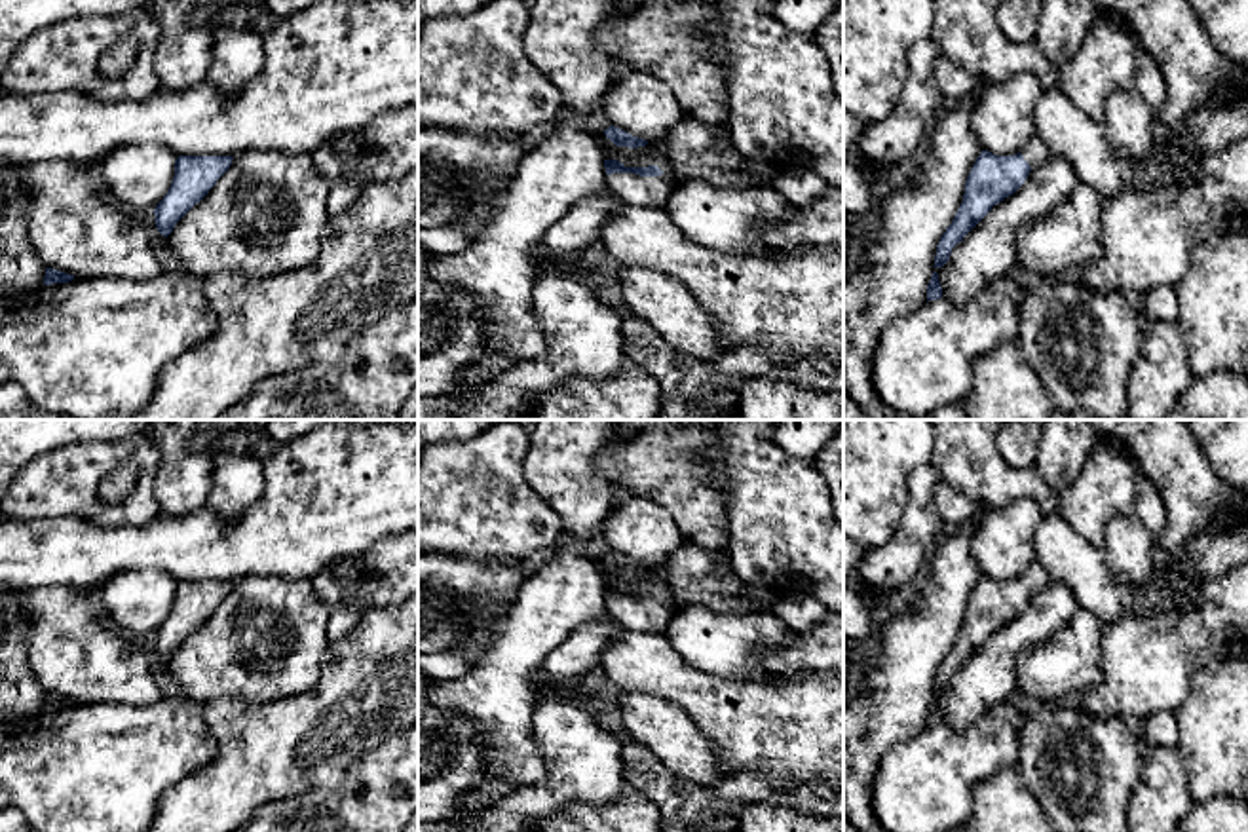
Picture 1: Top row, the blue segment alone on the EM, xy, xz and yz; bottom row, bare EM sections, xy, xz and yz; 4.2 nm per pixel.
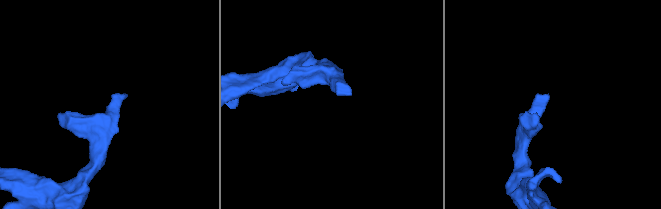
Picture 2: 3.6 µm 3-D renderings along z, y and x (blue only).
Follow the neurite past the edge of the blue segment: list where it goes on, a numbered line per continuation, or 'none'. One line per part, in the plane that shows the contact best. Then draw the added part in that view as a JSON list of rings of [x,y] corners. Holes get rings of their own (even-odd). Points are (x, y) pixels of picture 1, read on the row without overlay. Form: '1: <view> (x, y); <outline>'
1: xz (637, 616); [[[612,598],[606,606],[608,614],[617,619],[623,629],[634,633],[665,634],[676,614],[667,600],[640,602],[634,598]]]

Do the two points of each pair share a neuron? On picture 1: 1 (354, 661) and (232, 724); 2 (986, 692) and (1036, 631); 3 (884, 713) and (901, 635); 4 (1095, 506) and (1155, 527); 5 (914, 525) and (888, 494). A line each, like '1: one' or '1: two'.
1: one
2: one
3: one
4: one
5: two

